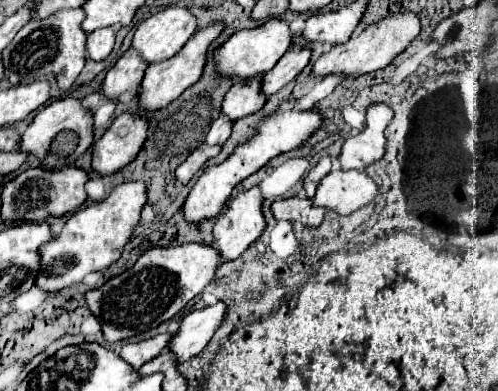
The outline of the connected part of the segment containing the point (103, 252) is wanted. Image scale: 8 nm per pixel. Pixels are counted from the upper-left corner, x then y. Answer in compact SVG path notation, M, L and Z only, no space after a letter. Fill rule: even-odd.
M141 181L123 183L111 191L111 195L95 205L77 209L61 229L61 233L39 247L41 267L35 279L37 287L75 287L83 281L85 275L93 271L109 269L123 251L123 245L129 241L141 209L145 205L145 185Z

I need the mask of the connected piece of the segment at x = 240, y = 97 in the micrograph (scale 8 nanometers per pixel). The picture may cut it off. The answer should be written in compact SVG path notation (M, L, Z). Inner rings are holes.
M261 77L247 79L245 83L235 83L223 99L221 113L231 121L239 121L243 117L257 113L265 105L265 99L259 93L259 87L261 87Z

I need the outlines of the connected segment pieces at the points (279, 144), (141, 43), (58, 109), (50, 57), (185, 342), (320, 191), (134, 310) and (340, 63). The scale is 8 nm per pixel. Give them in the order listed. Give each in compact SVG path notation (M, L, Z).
M281 103L279 111L275 111L271 117L267 117L261 123L261 127L257 129L257 133L247 143L239 145L229 159L225 159L221 165L205 169L205 173L197 179L187 201L181 207L183 219L189 225L195 225L205 219L219 217L225 207L225 201L229 199L229 195L237 183L241 183L245 177L257 173L269 159L277 157L279 153L297 149L315 129L319 129L319 125L321 125L321 115L317 111L295 111L293 103Z
M167 7L137 27L133 35L133 49L147 65L161 63L175 57L195 31L197 23L189 9Z
M57 99L37 111L31 125L21 135L19 151L43 161L49 155L51 139L63 129L71 129L77 133L93 133L93 115L89 109L81 107L79 99Z
M63 9L55 15L49 15L47 19L35 19L27 23L1 53L5 77L11 81L11 85L31 83L39 77L55 73L59 87L67 91L83 71L87 59L87 33L81 27L83 19L85 11Z
M219 301L211 307L191 311L181 321L181 327L175 333L175 339L171 339L171 347L169 347L171 351L175 351L175 355L179 355L179 363L199 355L205 349L205 345L209 343L213 333L225 321L227 311L229 311L227 305L223 301Z
M333 169L321 179L313 203L333 209L339 215L349 215L371 203L375 195L377 185L369 179L369 175L365 175L365 171Z
M187 243L175 247L155 247L145 251L125 273L109 279L103 287L85 295L93 315L103 323L107 341L119 341L155 329L175 317L195 295L199 295L215 277L221 265L221 253L213 245Z
M397 13L391 17L385 17L377 25L365 27L361 33L353 33L351 39L345 45L331 47L329 53L323 53L313 63L313 75L315 77L327 77L327 75L343 75L343 77L359 77L377 69L385 69L395 55L399 55L415 37L419 35L419 17L415 13Z

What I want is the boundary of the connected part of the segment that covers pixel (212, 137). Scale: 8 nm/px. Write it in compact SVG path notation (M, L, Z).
M223 115L219 117L219 119L215 119L213 121L213 125L211 125L211 129L209 129L209 133L207 133L207 139L205 139L205 143L207 145L225 145L227 143L227 139L229 139L229 135L231 135L231 121L229 119L223 119Z

